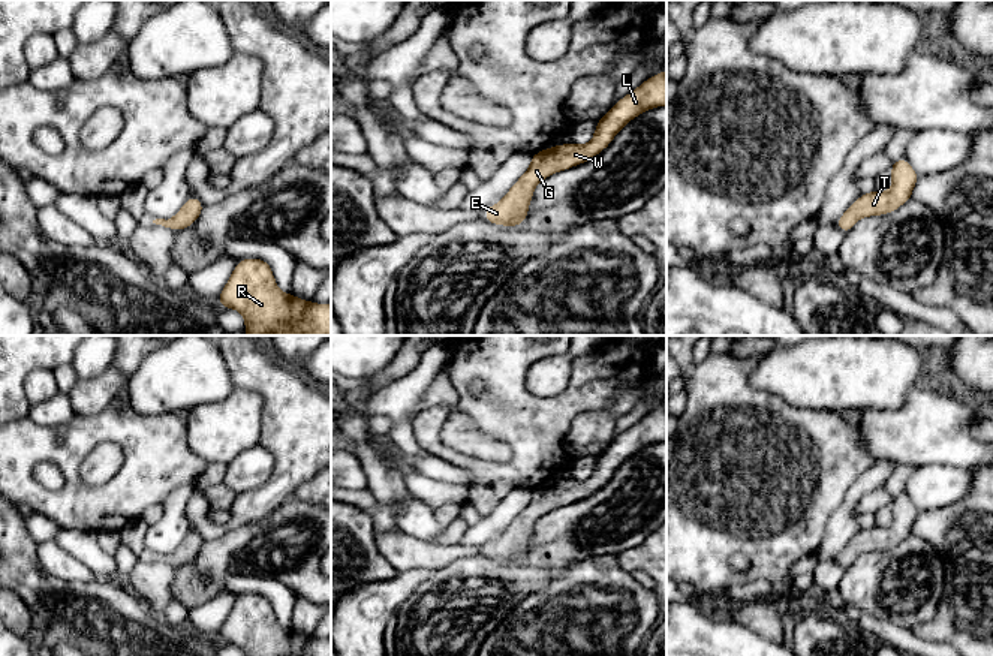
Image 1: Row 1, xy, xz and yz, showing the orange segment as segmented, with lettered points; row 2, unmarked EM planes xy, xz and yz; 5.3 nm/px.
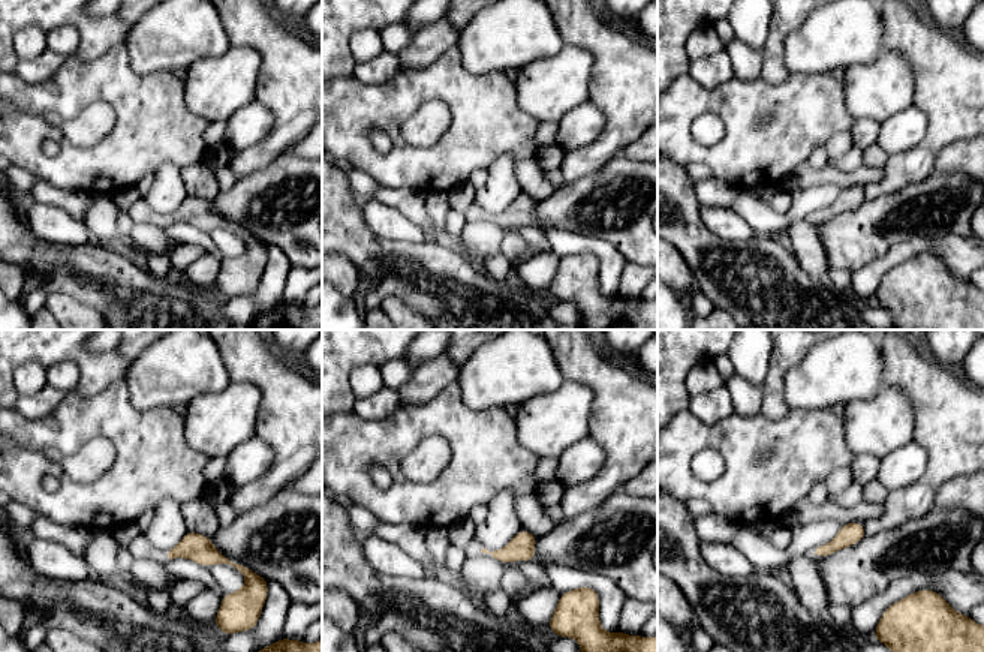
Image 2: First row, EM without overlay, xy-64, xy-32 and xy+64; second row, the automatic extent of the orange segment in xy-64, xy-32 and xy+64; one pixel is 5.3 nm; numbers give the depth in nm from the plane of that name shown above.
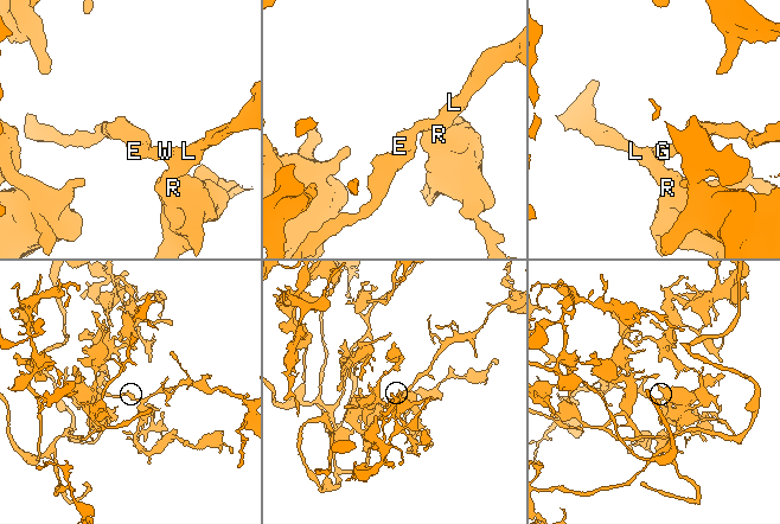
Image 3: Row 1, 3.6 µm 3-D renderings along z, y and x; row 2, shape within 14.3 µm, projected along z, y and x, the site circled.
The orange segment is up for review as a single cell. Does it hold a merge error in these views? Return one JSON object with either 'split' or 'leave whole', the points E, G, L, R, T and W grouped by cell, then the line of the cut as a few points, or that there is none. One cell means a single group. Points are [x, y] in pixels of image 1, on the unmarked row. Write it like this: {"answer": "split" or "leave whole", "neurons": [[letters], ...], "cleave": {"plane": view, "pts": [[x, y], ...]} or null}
{"answer": "leave whole", "neurons": [["E", "G", "L", "R", "T", "W"]], "cleave": null}

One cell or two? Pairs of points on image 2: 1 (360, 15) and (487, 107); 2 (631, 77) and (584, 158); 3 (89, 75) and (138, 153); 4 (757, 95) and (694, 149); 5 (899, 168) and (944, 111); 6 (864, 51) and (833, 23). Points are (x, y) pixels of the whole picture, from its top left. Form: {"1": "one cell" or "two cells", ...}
{"1": "two cells", "2": "one cell", "3": "one cell", "4": "one cell", "5": "one cell", "6": "one cell"}

